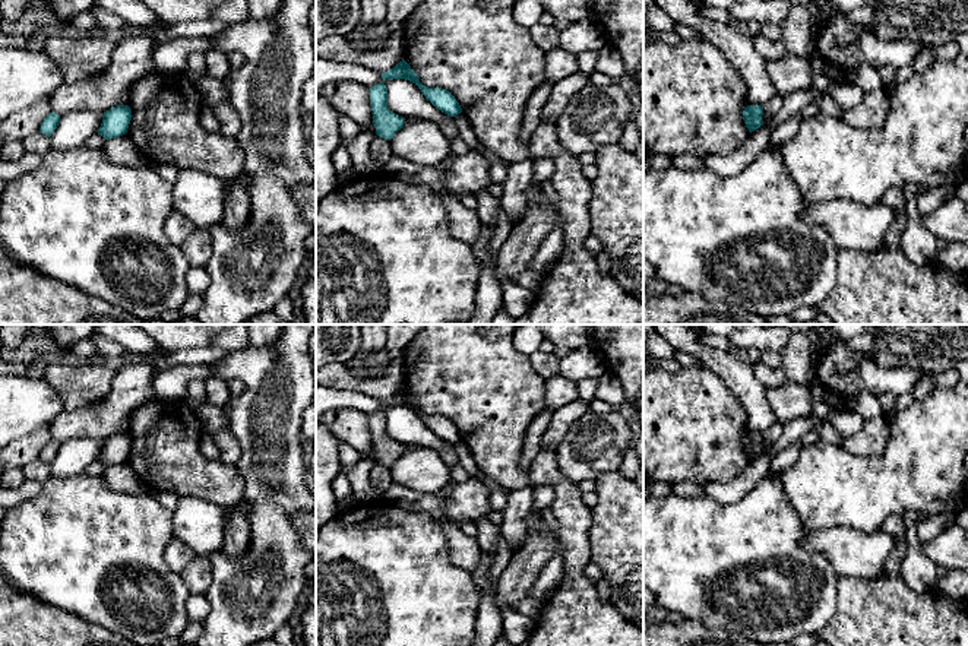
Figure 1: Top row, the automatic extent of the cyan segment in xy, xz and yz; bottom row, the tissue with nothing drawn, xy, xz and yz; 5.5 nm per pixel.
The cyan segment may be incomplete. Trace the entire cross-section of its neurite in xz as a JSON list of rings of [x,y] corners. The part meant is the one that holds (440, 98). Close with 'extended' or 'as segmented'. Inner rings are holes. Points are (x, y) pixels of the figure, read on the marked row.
[[[402,60],[399,61],[393,69],[389,72],[382,73],[383,80],[393,80],[393,79],[405,79],[412,83],[415,83],[427,101],[430,101],[436,108],[439,108],[442,113],[456,117],[462,113],[462,108],[456,98],[446,89],[442,88],[428,88],[424,86],[417,73],[411,69],[411,66]]]; as segmented

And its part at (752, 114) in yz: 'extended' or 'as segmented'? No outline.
as segmented

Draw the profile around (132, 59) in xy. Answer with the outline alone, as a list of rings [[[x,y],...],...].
[[[127,35],[114,44],[105,72],[73,85],[61,83],[47,99],[57,115],[82,110],[105,113],[117,105],[129,105],[130,88],[155,70],[152,38]]]

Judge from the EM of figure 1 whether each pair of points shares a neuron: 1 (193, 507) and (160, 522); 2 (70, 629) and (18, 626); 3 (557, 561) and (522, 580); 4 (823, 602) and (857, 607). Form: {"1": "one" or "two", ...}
{"1": "two", "2": "one", "3": "two", "4": "two"}

